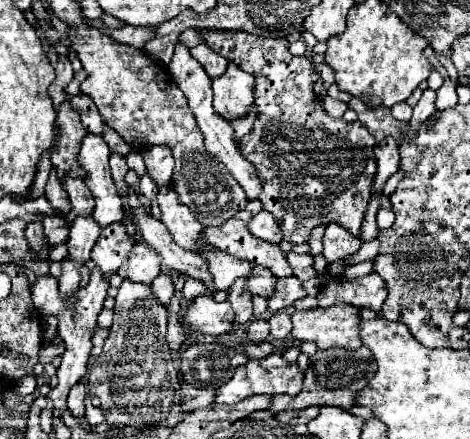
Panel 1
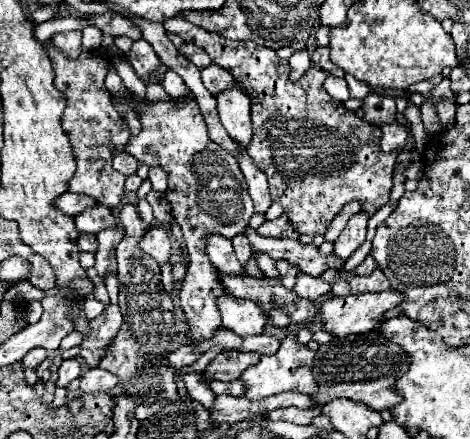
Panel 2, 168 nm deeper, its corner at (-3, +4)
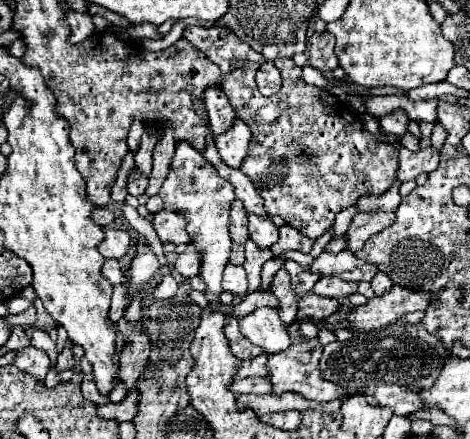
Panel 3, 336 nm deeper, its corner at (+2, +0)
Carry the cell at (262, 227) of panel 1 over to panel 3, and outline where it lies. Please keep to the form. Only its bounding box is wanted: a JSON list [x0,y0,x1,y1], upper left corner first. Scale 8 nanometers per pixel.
[271,224,313,256]

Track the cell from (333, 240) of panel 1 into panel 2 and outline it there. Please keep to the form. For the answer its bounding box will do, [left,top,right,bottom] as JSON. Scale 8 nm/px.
[334,212,370,260]

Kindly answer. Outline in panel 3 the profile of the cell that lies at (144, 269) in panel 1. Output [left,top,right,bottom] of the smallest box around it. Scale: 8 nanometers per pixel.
[153,210,191,244]

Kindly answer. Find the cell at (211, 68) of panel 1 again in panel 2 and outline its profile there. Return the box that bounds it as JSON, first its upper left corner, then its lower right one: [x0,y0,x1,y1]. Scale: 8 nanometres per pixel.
[202,64,234,96]

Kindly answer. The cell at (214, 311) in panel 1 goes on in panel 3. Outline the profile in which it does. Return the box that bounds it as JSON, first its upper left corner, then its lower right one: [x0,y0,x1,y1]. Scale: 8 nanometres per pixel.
[239,308,291,354]

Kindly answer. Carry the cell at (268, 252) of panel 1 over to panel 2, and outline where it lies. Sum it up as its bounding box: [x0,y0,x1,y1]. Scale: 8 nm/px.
[246,228,346,276]

